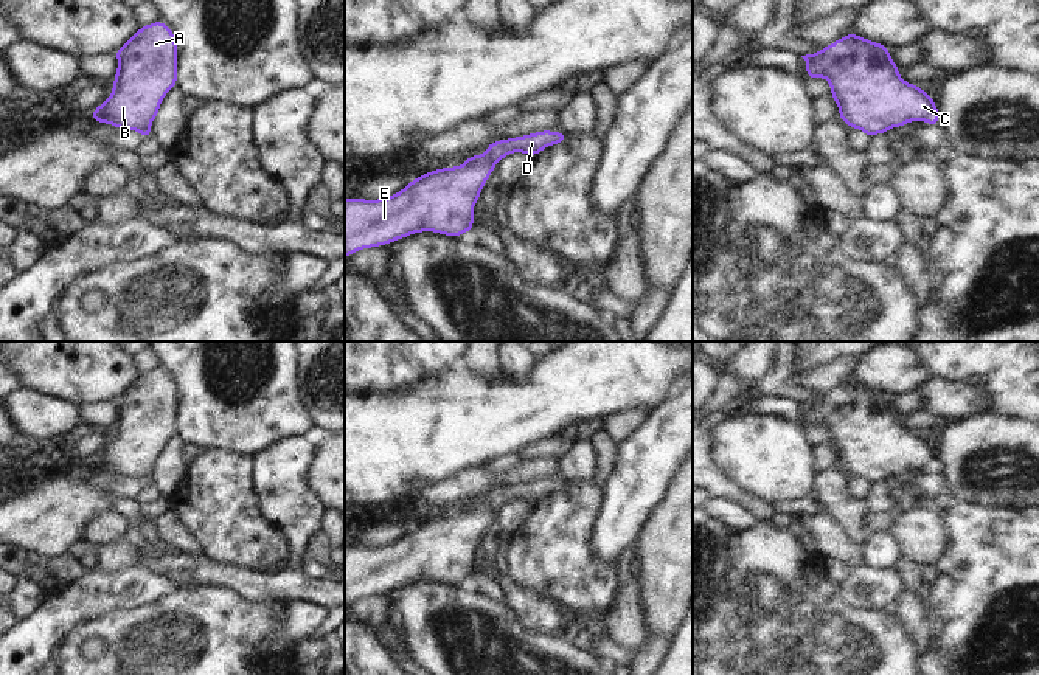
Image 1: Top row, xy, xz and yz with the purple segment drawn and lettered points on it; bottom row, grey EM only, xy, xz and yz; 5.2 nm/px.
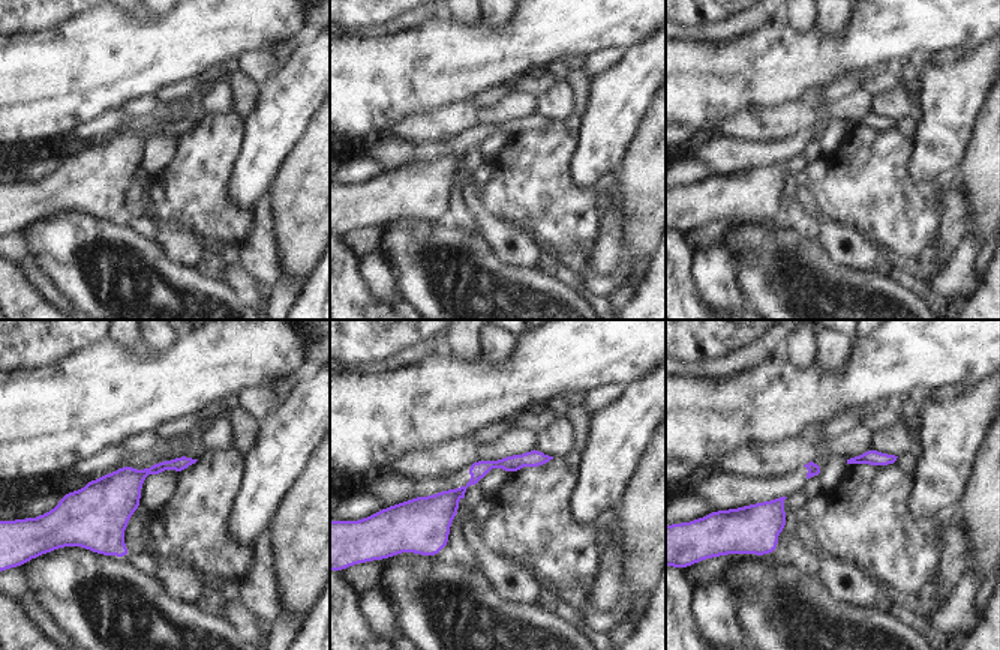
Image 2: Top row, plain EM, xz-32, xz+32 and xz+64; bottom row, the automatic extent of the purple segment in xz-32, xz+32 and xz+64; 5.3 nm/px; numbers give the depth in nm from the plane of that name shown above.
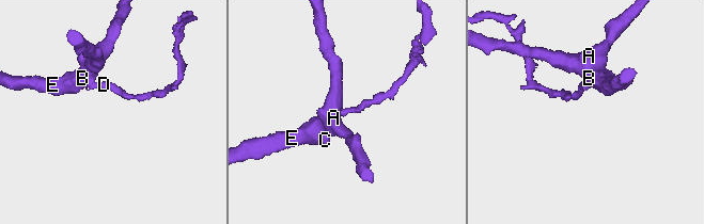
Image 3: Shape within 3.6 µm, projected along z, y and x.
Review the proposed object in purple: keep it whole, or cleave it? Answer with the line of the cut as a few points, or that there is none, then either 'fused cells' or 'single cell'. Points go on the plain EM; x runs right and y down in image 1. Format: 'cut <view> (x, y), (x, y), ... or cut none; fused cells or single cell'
cut xz (482, 505), (496, 512); fused cells

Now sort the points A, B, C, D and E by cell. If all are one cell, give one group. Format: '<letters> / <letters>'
A B C E / D

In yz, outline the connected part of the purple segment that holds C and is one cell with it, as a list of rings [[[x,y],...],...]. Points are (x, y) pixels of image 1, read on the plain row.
[[[850,380],[815,402],[801,403],[806,408],[806,425],[825,425],[831,433],[831,445],[839,455],[839,466],[848,473],[862,478],[870,486],[887,481],[891,475],[902,475],[910,469],[926,469],[935,473],[941,462],[935,445],[924,436],[905,430],[898,411],[890,405],[890,396]]]

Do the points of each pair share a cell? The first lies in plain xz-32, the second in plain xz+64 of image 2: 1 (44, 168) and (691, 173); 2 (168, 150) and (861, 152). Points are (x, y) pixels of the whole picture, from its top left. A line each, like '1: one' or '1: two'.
1: one
2: two

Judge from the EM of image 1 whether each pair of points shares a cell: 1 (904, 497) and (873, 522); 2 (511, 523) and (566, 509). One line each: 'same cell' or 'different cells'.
1: same cell
2: different cells

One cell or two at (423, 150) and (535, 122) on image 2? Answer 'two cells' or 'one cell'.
one cell

